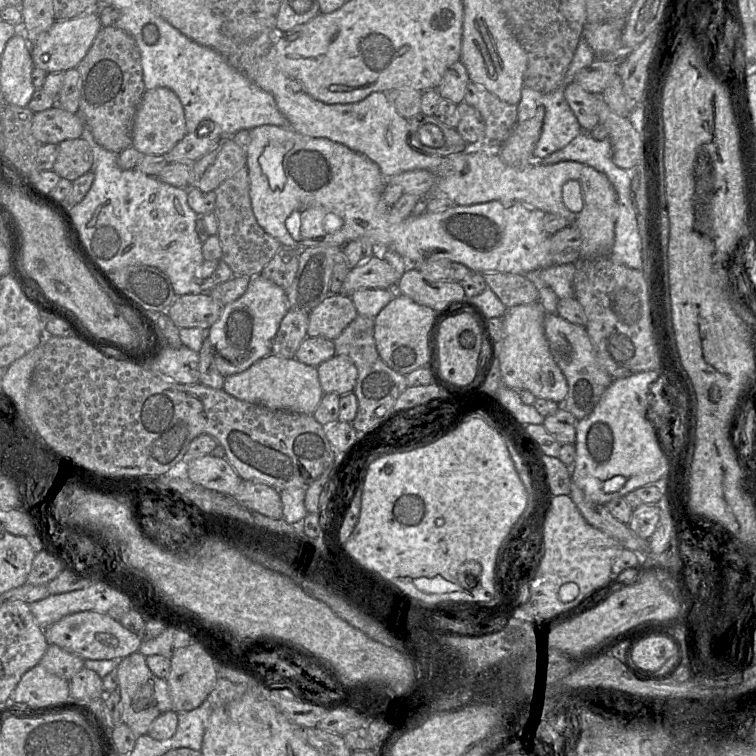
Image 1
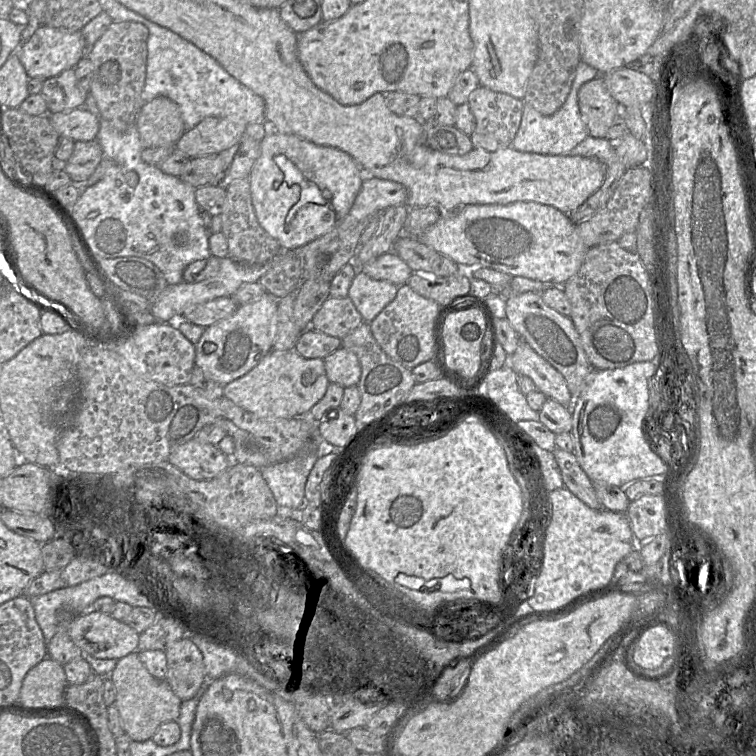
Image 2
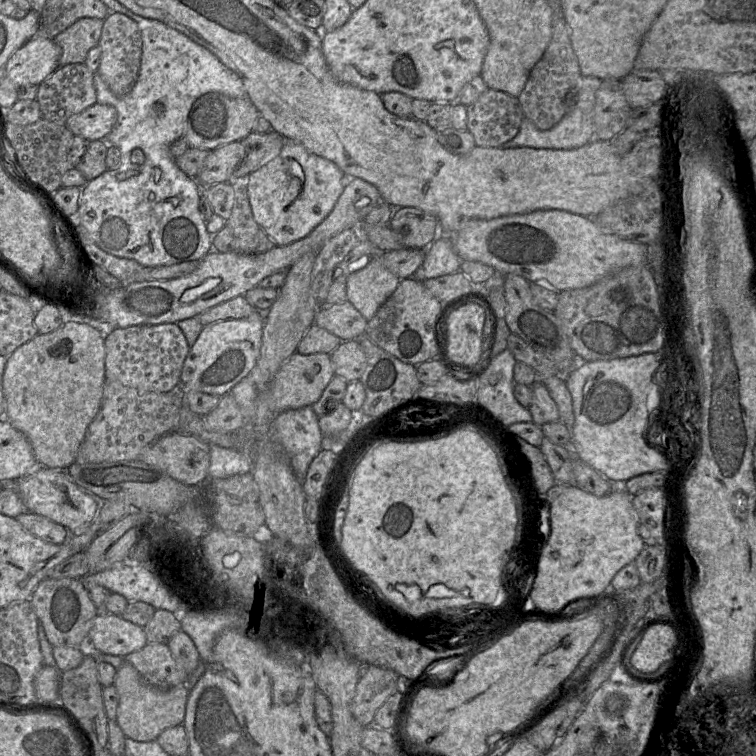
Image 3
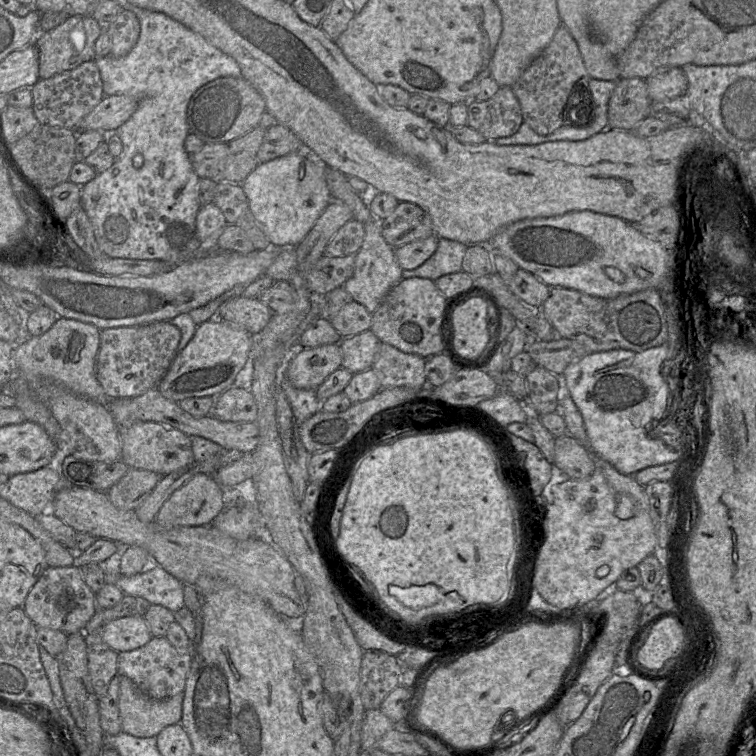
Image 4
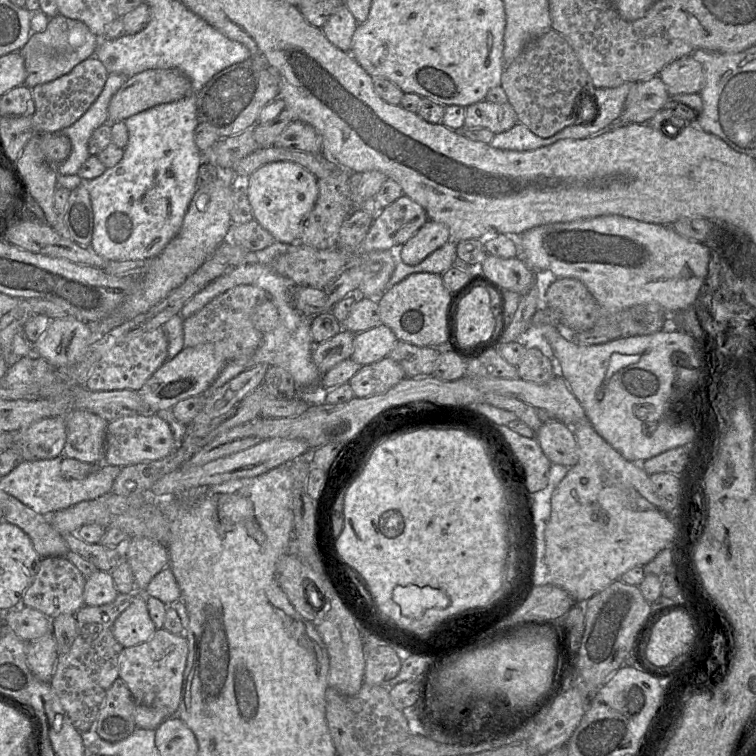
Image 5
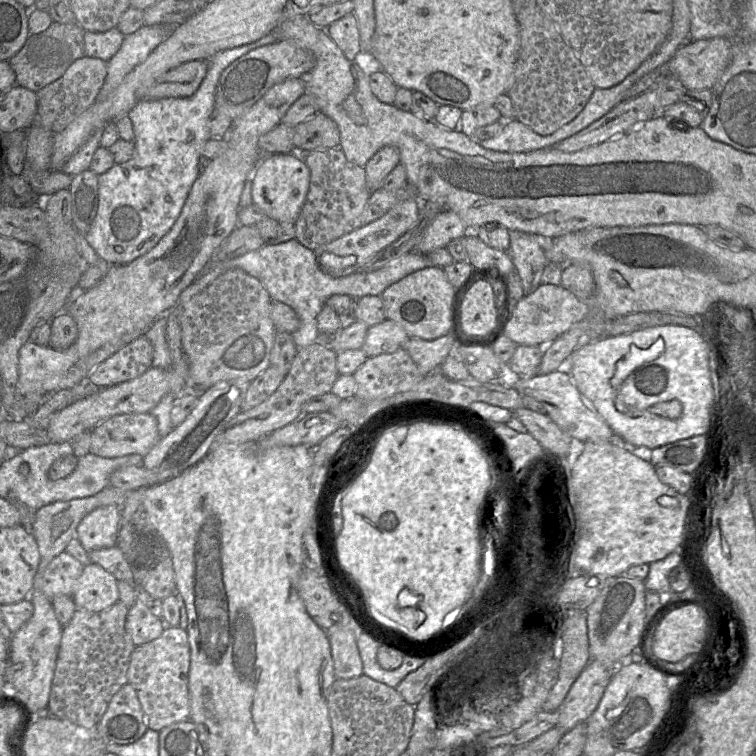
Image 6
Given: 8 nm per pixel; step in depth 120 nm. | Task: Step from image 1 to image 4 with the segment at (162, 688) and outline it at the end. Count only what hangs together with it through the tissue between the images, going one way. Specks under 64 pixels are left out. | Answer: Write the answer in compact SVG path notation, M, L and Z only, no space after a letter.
M119 675L119 711L122 732L135 737L147 738L157 736L165 727L180 724L184 694L179 693L164 700L155 700L143 693L127 676Z

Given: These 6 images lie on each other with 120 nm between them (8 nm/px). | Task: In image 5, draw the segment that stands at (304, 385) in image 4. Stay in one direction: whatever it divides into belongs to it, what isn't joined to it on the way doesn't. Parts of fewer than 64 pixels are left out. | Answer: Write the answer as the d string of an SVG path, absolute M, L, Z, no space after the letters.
M342 329L340 333L329 340L315 345L313 360L322 374L328 372L340 362L352 357L354 337L354 333Z

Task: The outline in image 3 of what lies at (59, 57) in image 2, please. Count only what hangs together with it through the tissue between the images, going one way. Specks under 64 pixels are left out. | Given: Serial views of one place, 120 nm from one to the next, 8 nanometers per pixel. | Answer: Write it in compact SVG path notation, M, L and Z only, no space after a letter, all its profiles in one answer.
M36 34L10 56L1 75L8 77L16 87L40 85L59 67L61 53L61 47L53 39Z

